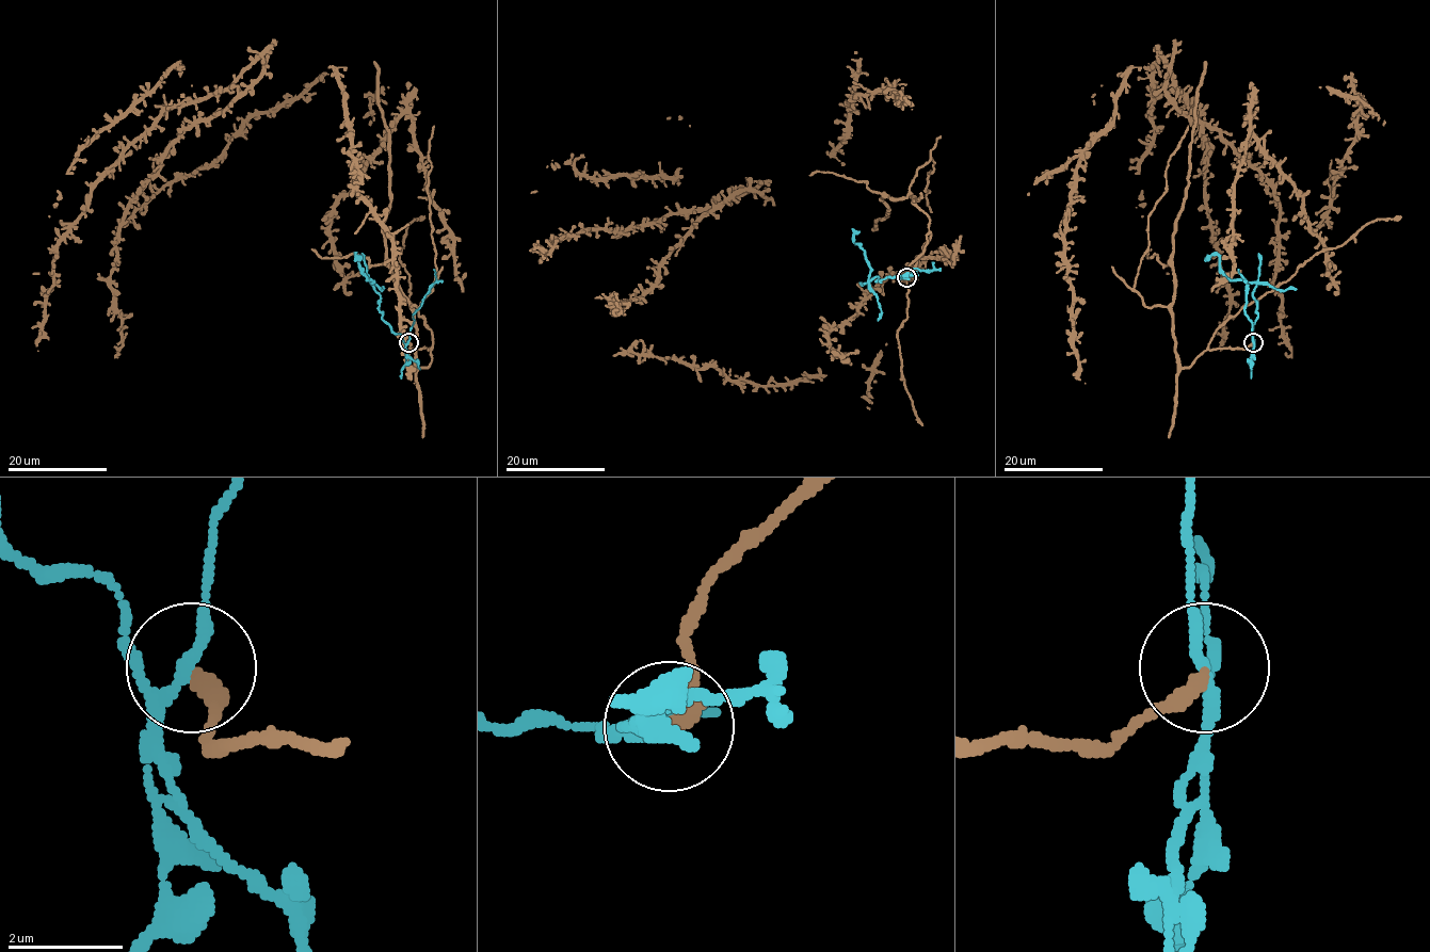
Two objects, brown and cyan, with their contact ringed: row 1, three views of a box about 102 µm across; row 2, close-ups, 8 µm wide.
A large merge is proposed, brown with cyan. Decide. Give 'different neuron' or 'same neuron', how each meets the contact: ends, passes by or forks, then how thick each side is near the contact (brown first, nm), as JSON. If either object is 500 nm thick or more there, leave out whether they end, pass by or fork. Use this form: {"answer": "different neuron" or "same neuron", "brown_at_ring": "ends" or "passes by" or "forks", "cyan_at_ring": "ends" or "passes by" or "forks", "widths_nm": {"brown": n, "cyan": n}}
{"answer": "different neuron", "brown_at_ring": "ends", "cyan_at_ring": "forks", "widths_nm": {"brown": 300, "cyan": 160}}

